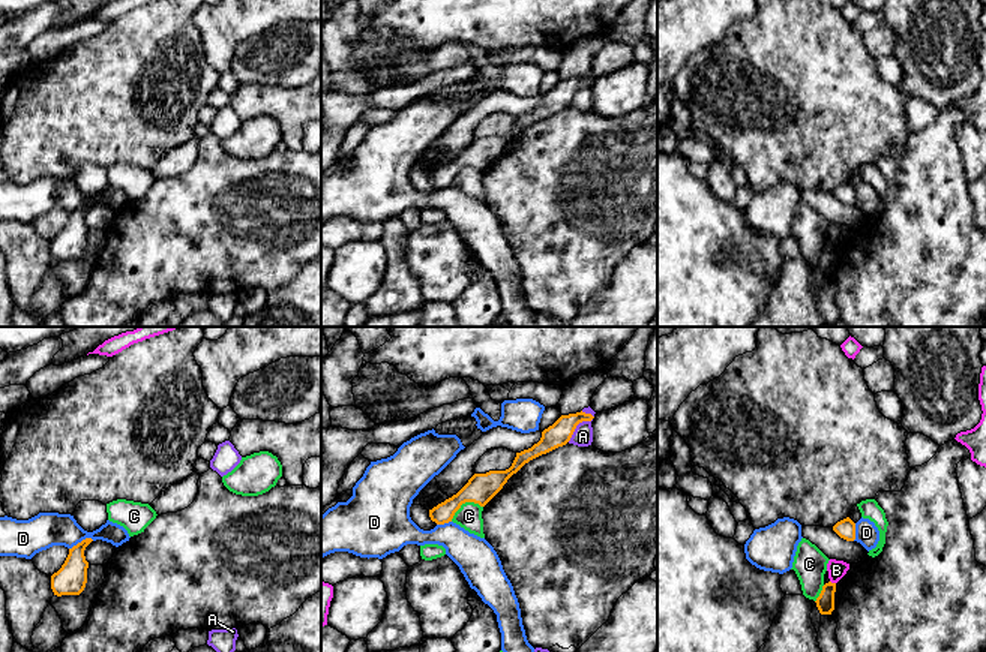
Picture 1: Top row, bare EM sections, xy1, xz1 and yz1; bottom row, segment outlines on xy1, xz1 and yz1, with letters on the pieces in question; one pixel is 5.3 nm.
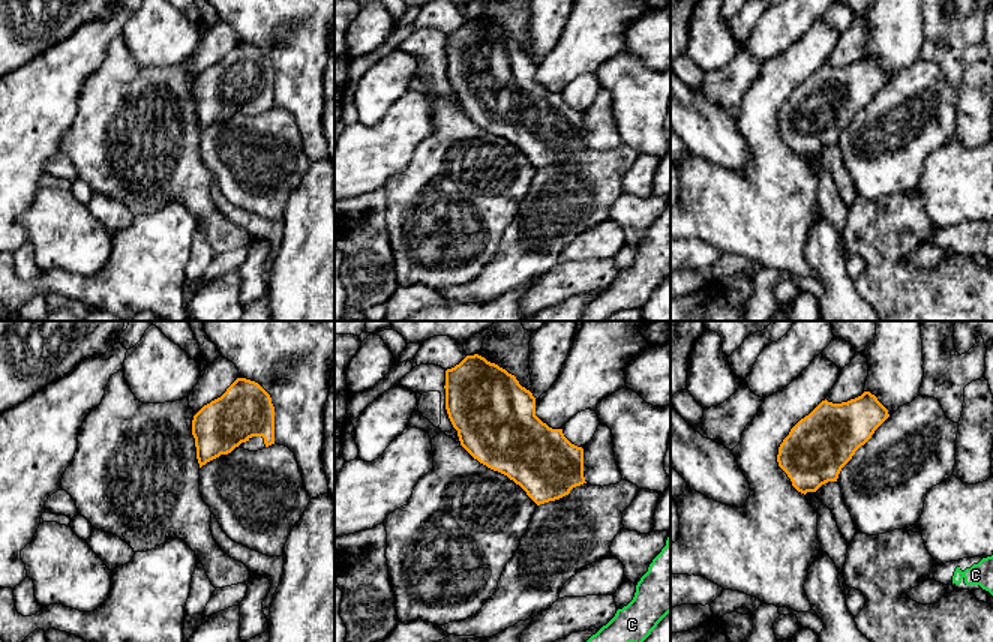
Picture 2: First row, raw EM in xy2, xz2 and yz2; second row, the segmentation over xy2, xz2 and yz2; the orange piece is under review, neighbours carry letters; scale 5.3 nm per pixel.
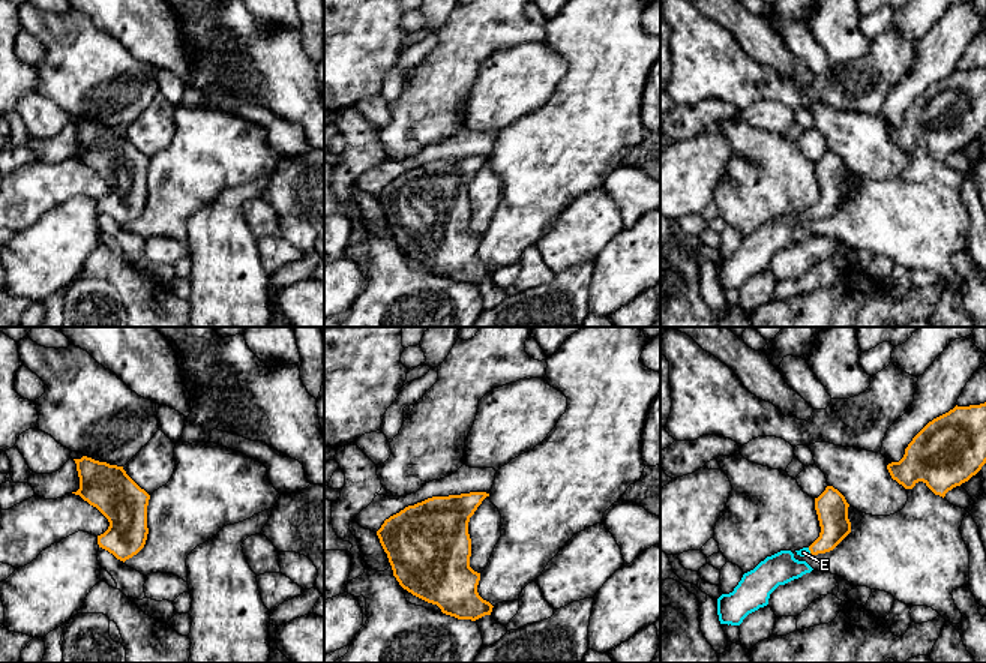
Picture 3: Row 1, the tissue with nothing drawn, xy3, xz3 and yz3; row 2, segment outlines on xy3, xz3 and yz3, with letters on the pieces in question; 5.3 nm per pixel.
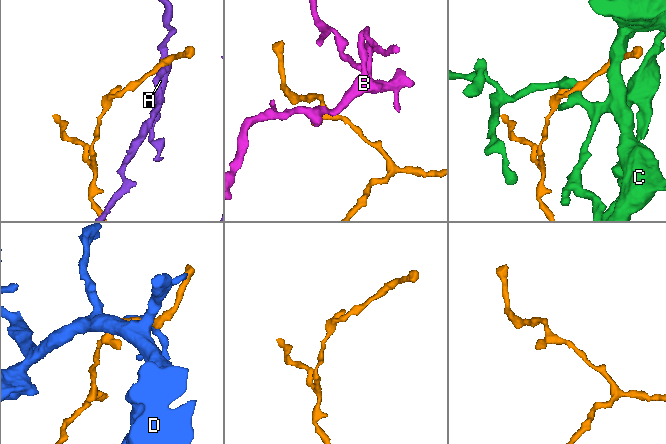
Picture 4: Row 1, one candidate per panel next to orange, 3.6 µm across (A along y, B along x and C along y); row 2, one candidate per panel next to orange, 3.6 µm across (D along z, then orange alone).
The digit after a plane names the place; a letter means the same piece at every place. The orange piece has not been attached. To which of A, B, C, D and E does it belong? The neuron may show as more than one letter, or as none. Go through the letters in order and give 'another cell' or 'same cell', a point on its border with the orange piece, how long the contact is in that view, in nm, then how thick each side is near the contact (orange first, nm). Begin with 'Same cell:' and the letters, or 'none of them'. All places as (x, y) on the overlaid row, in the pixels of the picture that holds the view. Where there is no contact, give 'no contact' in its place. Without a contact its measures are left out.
Same cell: E
A: another cell | xz1 (580, 421) | 200 nm | 130/110 nm
B: another cell | yz1 (833, 583) | 40 nm | 100/100 nm
C: another cell | xz1 (464, 502) | 190 nm | 160/140 nm
D: another cell | xy1 (83, 540) | 140 nm | 170/190 nm
E: same cell | yz3 (809, 549) | 40 nm | 170/50 nm

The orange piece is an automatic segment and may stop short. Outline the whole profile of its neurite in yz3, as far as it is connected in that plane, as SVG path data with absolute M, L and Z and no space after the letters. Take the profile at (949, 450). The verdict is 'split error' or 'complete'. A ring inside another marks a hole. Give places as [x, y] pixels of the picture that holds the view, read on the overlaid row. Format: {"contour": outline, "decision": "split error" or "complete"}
{"contour": "M986 402L969 406L954 406L929 422L908 444L899 462L887 470L893 480L905 489L923 482L935 495L945 496L948 490L968 482L986 464Z", "decision": "complete"}

